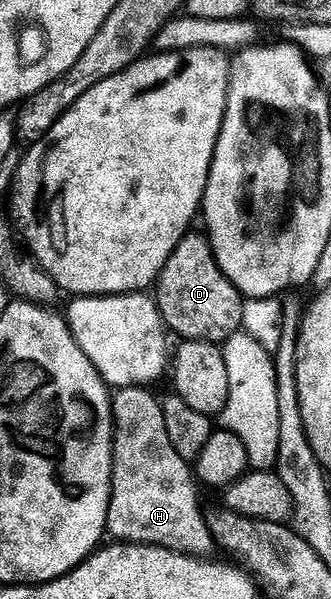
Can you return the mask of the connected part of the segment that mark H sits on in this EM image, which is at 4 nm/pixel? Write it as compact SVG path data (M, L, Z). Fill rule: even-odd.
M147 386L130 387L117 390L112 395L112 425L114 434L112 437L112 500L108 506L108 529L107 534L113 535L113 540L122 543L149 543L151 547L165 547L171 551L177 551L179 555L195 555L204 557L209 554L208 550L213 550L214 540L212 538L212 528L209 520L204 519L204 511L200 508L200 495L196 492L198 488L198 480L194 474L193 468L190 466L189 460L178 457L178 449L174 449L174 445L170 445L170 433L166 433L166 417L162 417L162 402L159 398L155 399L151 395L152 392Z

